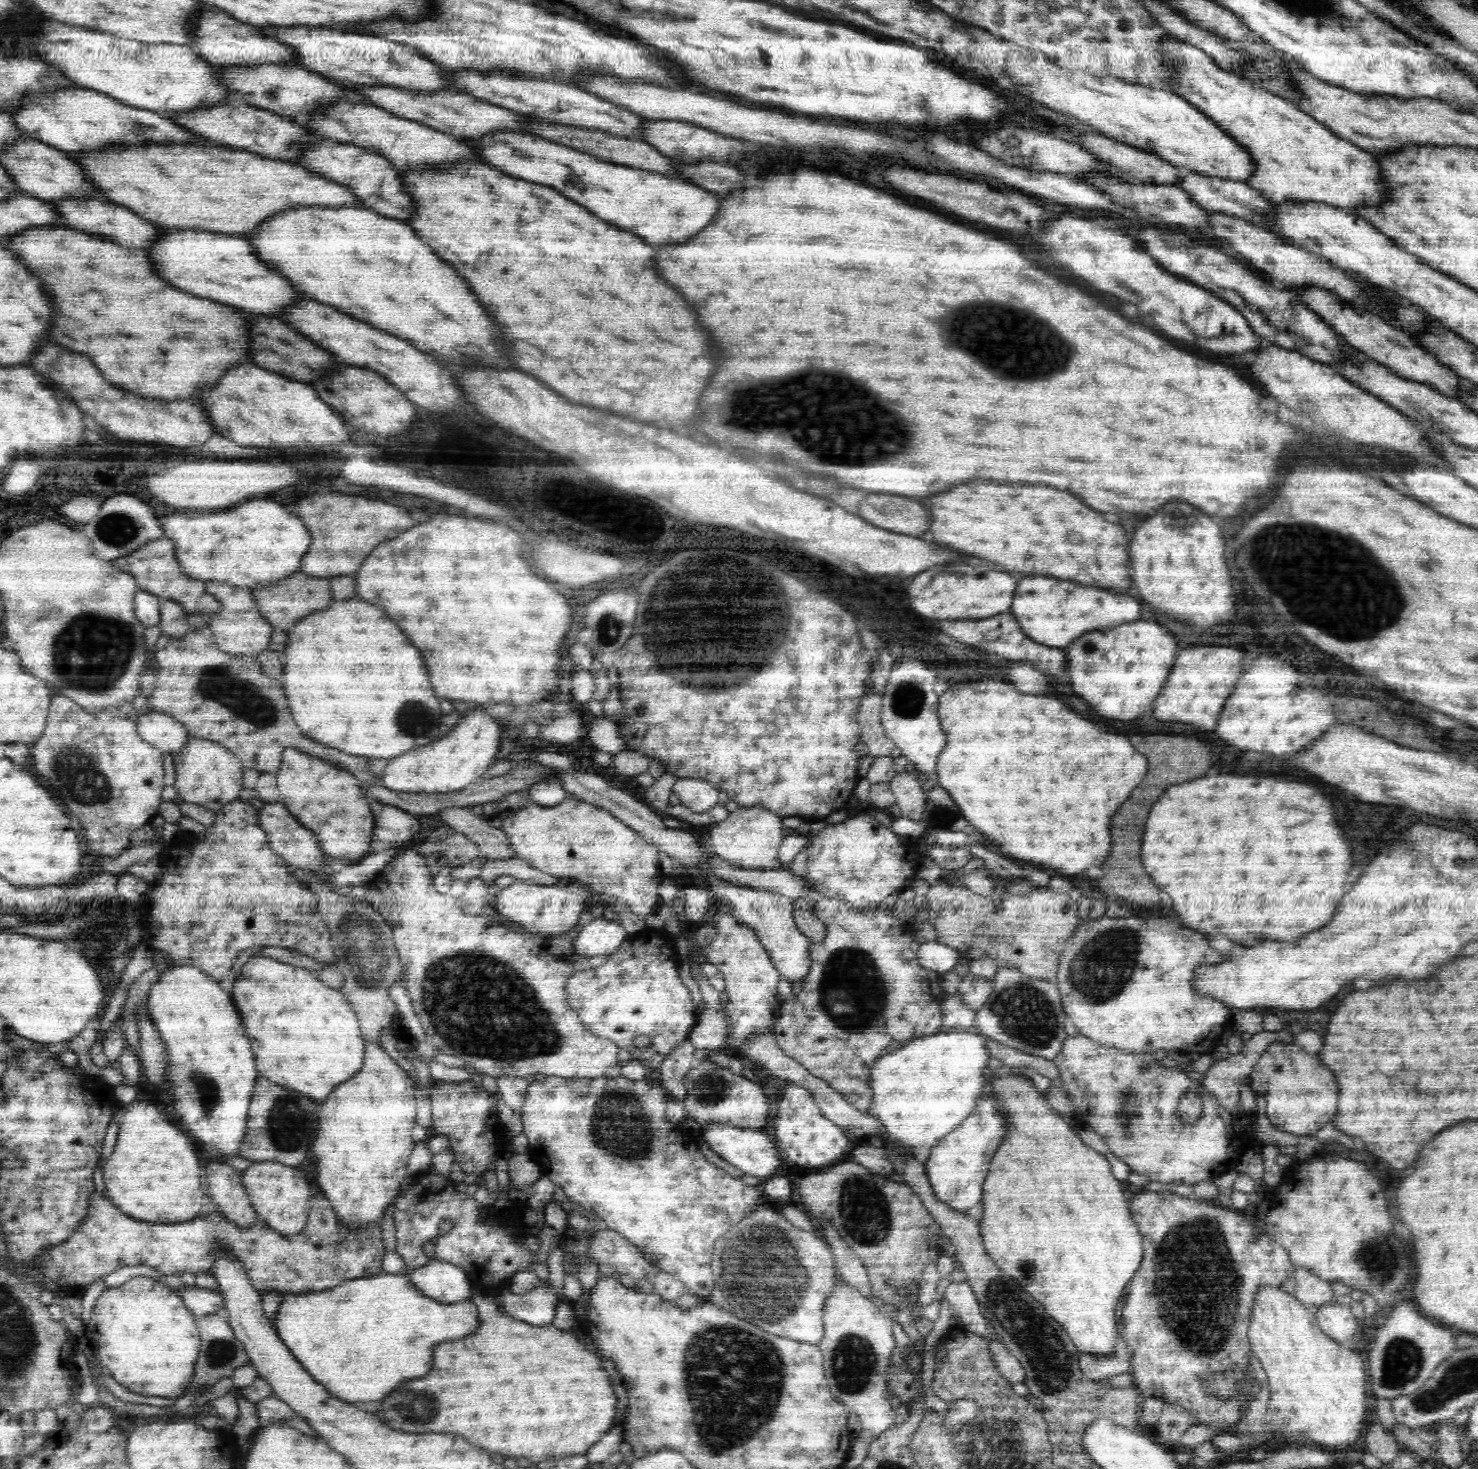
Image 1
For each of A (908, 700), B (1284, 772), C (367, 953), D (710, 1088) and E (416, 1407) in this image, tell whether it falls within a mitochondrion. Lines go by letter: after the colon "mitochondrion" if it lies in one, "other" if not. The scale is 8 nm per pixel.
A: mitochondrion
B: other
C: mitochondrion
D: mitochondrion
E: mitochondrion

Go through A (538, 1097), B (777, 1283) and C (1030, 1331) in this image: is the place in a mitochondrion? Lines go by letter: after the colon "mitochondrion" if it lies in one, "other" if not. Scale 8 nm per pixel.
A: other
B: mitochondrion
C: mitochondrion

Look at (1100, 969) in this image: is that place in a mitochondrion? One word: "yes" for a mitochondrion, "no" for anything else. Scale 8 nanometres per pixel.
yes

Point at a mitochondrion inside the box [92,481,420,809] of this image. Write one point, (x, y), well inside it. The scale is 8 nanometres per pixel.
(243, 699)

